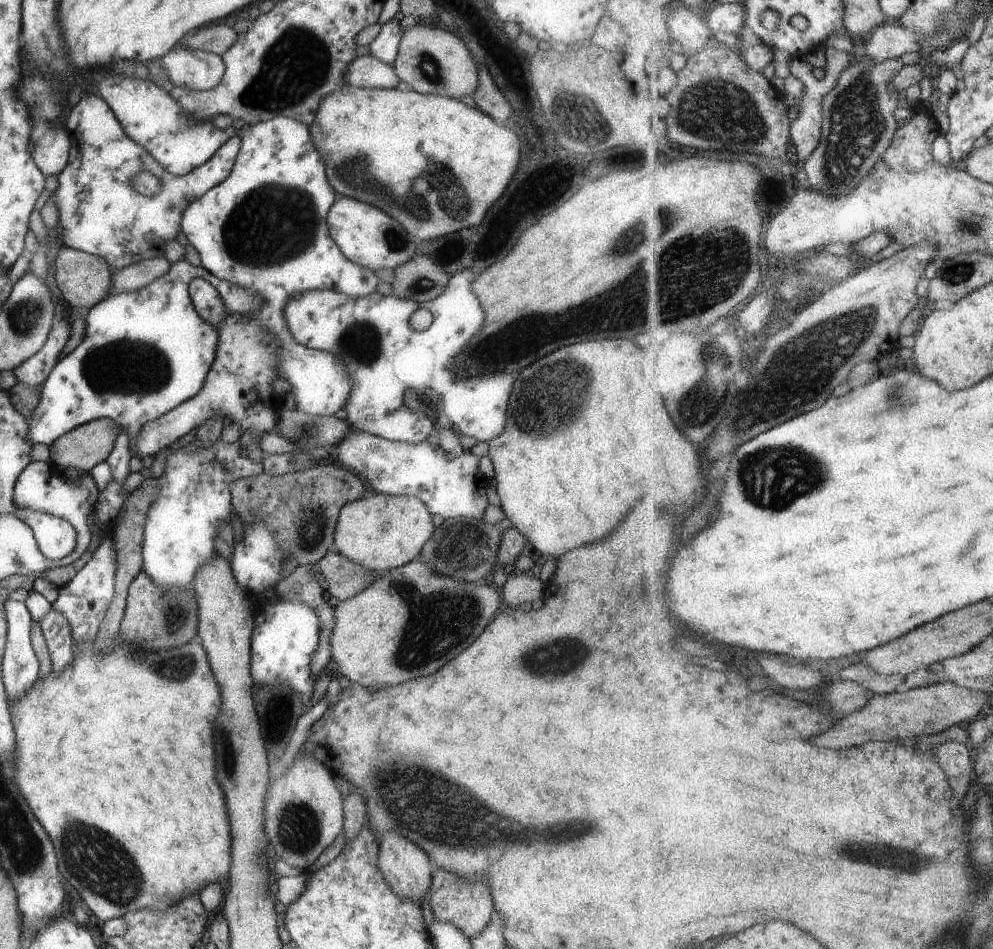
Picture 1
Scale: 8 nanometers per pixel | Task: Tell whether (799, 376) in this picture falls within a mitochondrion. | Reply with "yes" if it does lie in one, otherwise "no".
yes

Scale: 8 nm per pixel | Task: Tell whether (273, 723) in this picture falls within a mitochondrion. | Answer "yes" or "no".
no

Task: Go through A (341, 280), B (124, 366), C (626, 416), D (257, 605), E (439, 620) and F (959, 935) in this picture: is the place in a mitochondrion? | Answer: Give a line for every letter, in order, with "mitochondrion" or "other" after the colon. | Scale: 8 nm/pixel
A: other
B: mitochondrion
C: other
D: other
E: mitochondrion
F: other

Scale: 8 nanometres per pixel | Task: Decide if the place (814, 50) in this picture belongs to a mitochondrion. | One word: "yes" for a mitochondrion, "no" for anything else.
no

